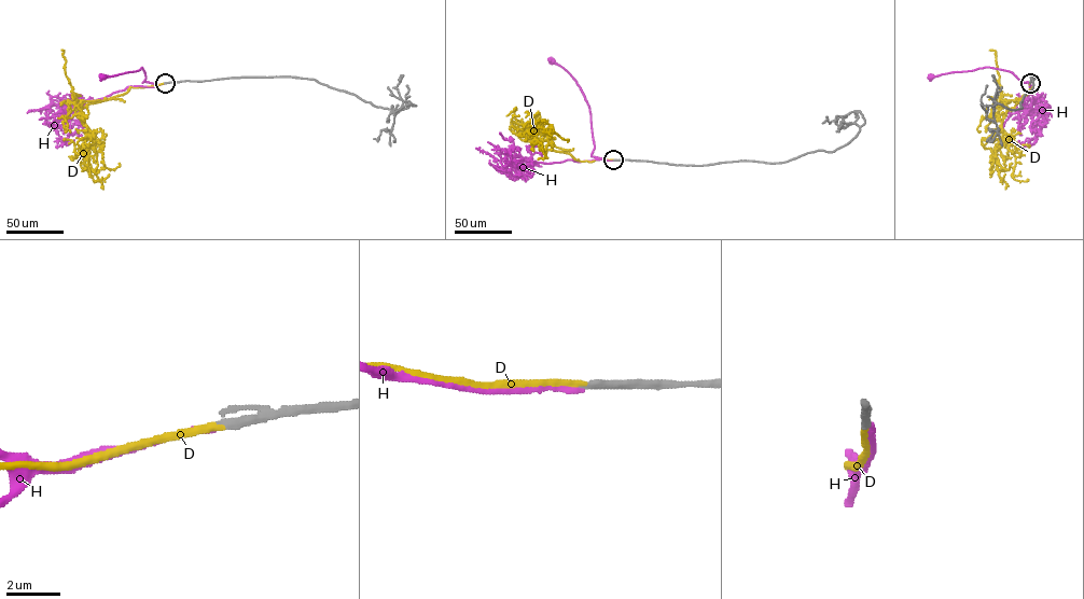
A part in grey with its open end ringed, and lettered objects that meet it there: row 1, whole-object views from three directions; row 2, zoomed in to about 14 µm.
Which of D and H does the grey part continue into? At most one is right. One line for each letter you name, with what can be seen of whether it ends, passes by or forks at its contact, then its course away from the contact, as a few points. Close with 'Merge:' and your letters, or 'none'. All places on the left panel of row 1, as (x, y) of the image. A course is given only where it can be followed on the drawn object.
D: it ends; course (165, 83), (130, 86), (81, 109), (91, 135), (81, 153), (94, 150), (94, 172), (99, 170)
Merge: D

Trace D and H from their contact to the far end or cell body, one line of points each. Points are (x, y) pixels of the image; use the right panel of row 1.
D: (1030, 83), (1030, 92), (1006, 112), (1003, 140), (992, 154), (990, 149), (991, 173), (994, 170)
H: (1030, 83), (1023, 82), (1012, 72), (990, 67), (930, 77)

